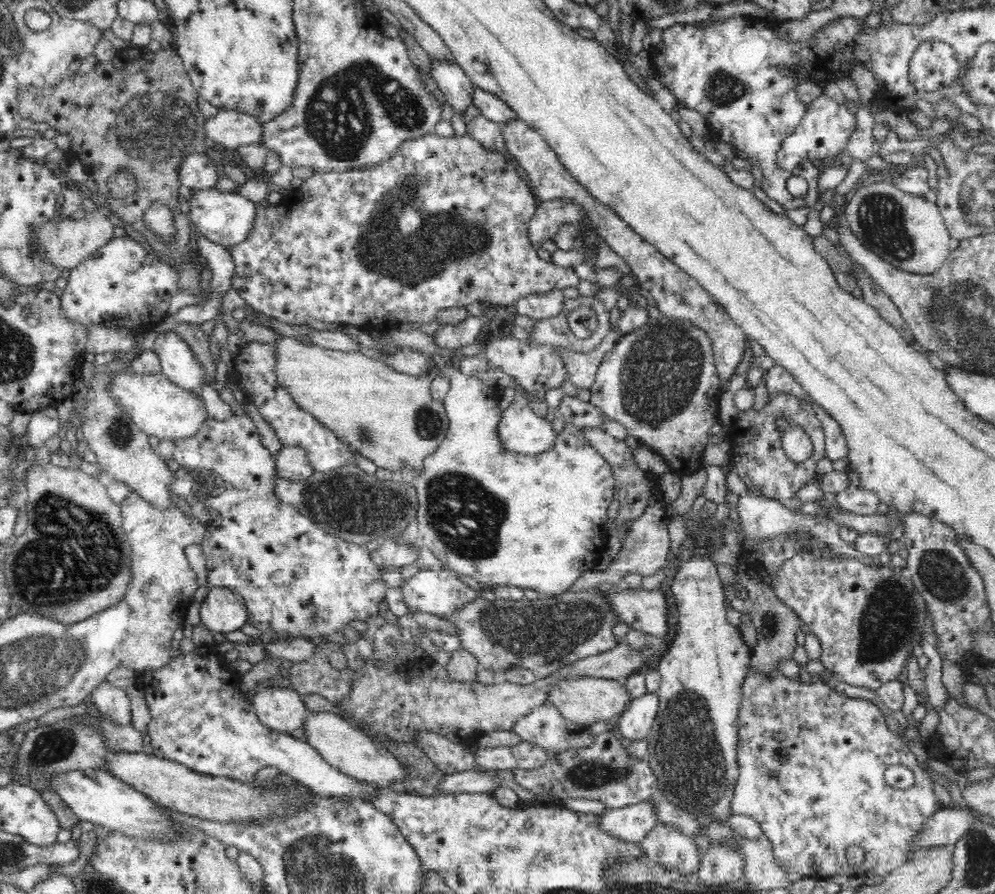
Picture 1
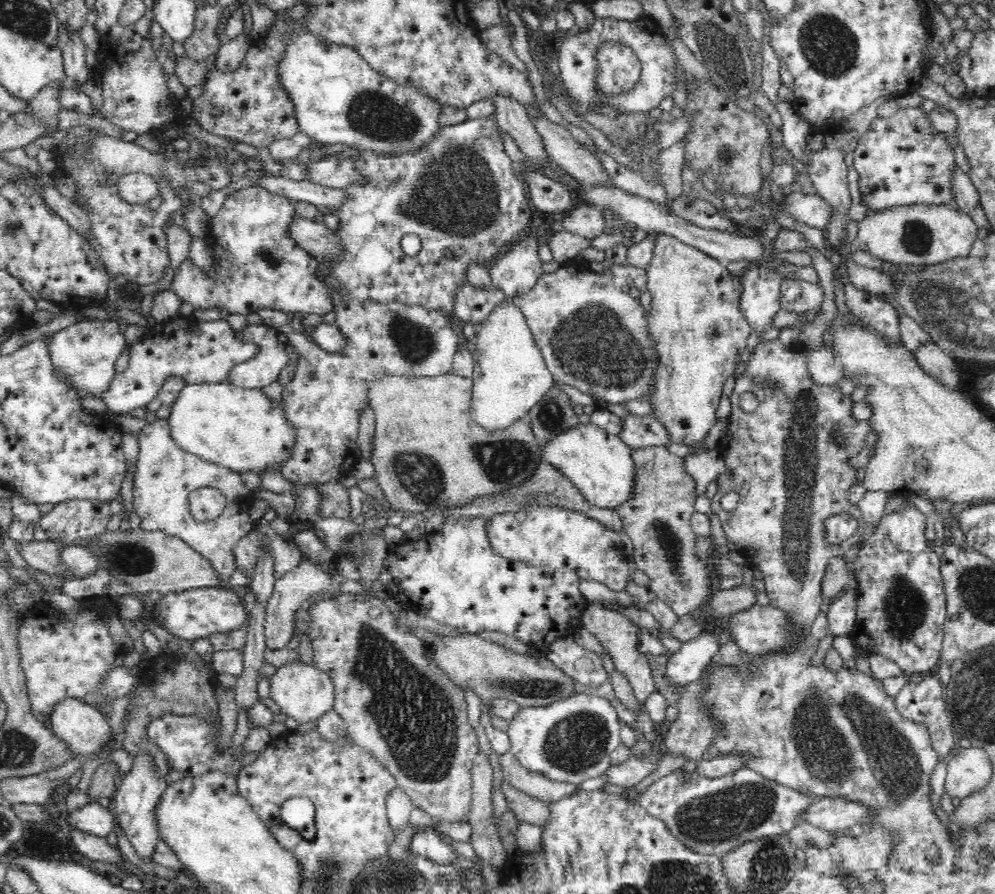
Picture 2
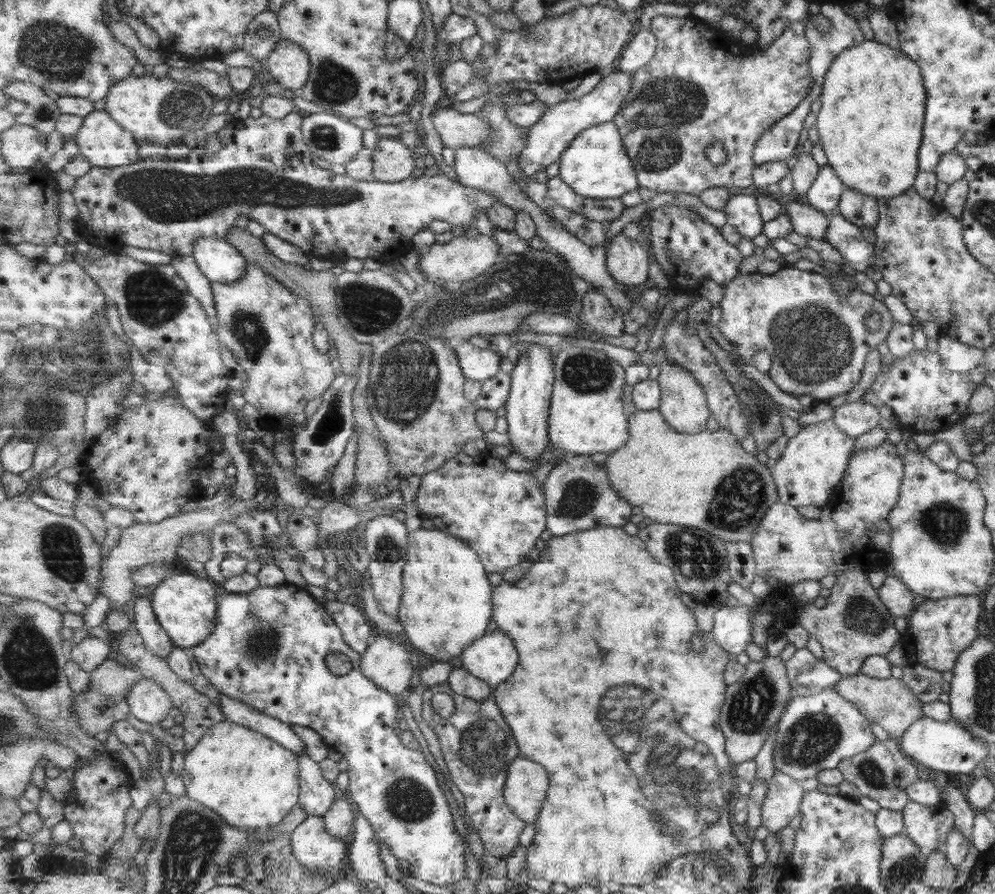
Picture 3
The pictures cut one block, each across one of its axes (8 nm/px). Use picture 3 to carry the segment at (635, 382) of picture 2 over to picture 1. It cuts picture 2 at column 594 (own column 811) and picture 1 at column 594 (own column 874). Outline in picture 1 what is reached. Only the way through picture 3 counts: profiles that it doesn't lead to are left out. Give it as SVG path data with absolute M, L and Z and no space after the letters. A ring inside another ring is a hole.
M580 295L576 299L567 298L564 301L564 308L560 314L535 321L535 330L531 333L532 341L529 343L520 341L513 337L502 337L492 341L489 345L484 345L481 356L510 377L514 378L528 392L539 392L540 396L550 388L558 388L564 380L567 380L566 367L560 361L560 355L556 354L556 348L561 350L573 350L574 352L590 352L594 350L602 341L610 339L610 327L615 327L614 312L607 312L600 300L592 296ZM576 308L592 308L597 314L598 325L588 338L577 338L570 326L568 326L568 314Z

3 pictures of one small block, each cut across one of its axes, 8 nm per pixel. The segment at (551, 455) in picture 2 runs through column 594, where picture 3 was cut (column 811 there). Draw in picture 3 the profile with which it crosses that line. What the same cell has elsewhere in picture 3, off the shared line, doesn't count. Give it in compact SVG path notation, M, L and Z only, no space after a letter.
M831 419L801 427L793 437L787 439L781 456L769 468L776 488L776 502L796 509L799 506L823 507L834 486L843 478L854 438L841 432Z

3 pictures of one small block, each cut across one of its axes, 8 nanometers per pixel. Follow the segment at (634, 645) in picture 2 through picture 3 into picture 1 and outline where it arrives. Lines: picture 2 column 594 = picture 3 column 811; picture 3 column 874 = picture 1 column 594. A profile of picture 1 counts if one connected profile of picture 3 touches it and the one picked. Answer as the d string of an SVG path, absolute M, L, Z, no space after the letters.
M600 590L566 592L552 597L541 595L536 600L524 598L518 602L502 600L500 597L495 600L484 600L478 596L469 604L458 608L446 620L456 627L460 649L474 655L482 668L496 674L505 673L505 670L514 667L522 667L530 670L538 679L550 676L561 666L613 650L617 646L617 641L612 628L619 622Z

